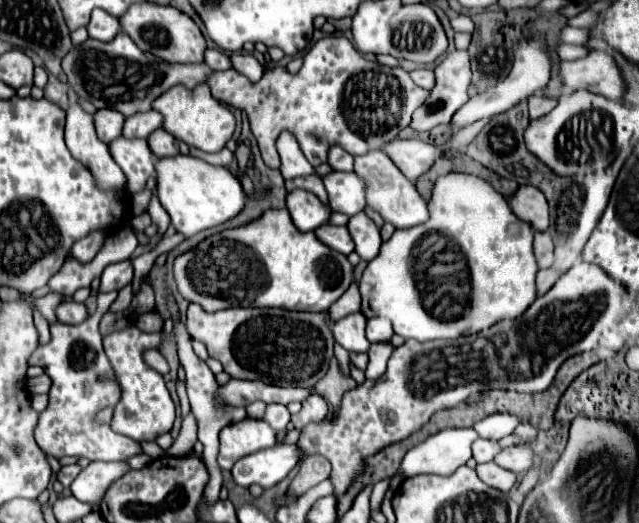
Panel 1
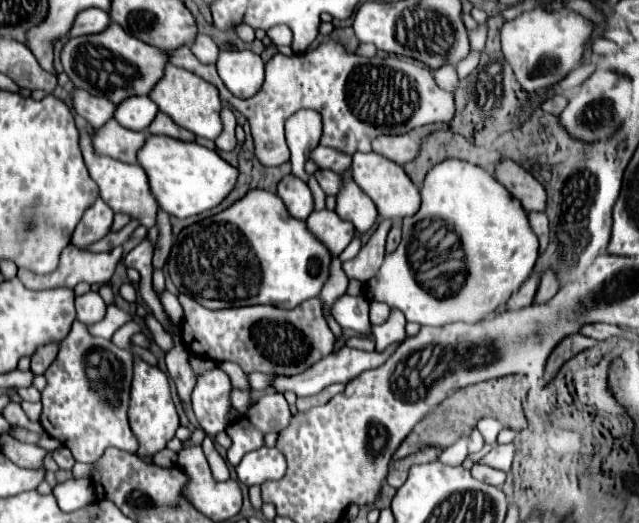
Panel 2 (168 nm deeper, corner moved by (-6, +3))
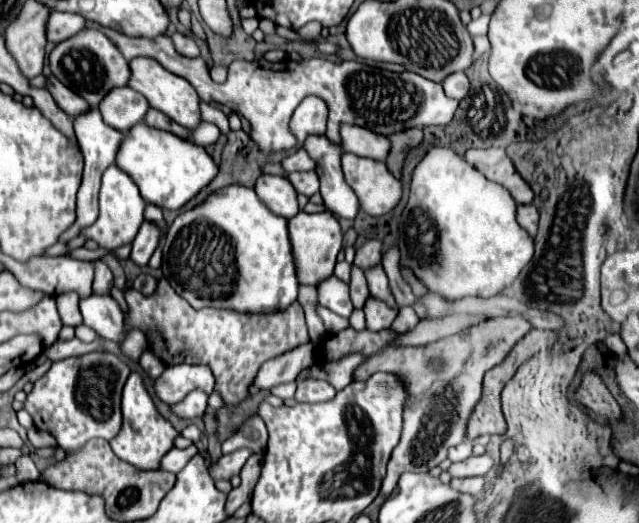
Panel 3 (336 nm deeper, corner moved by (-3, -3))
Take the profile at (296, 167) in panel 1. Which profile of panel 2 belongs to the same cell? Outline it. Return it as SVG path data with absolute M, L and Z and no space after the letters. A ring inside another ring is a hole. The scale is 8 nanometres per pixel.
M311 109L297 111L285 121L285 137L291 151L291 173L307 183L309 175L305 173L305 161L311 149L319 145L321 115Z

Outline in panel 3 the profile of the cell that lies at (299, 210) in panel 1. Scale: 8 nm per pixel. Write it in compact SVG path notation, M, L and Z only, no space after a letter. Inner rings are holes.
M260 175L260 179L256 181L254 187L258 199L276 215L290 219L292 215L296 215L298 209L298 201L296 201L296 189L292 187L292 183L286 177L280 175Z

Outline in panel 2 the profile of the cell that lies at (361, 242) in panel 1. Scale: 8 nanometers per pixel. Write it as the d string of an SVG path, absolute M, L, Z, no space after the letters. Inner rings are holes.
M349 171L343 175L345 183L341 193L337 195L337 209L335 213L345 219L351 221L355 225L355 229L363 235L367 233L375 221L377 221L377 207L373 205L373 201L355 185L355 181L351 179Z

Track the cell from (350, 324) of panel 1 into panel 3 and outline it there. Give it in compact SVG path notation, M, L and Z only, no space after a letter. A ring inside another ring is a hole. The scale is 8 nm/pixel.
M330 275L316 289L318 289L318 303L320 305L332 309L334 313L338 313L346 319L350 317L354 307L352 307L350 295L348 295L348 285L344 281L340 281L336 275Z

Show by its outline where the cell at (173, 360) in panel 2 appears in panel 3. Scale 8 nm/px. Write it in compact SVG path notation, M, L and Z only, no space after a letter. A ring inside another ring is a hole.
M144 221L136 239L134 239L134 243L132 243L130 259L138 265L148 265L154 249L160 243L160 237L162 237L162 229L152 221Z

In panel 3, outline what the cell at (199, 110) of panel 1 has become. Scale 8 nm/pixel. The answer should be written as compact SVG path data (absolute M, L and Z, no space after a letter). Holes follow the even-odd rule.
M132 59L130 61L132 65L132 79L128 81L128 85L136 91L140 91L150 107L166 113L172 121L176 121L178 125L186 127L186 129L196 129L200 125L200 109L198 109L198 93L196 89L186 81L186 79L180 79L178 75L172 75L170 71L164 71L164 67L160 67L154 59Z

